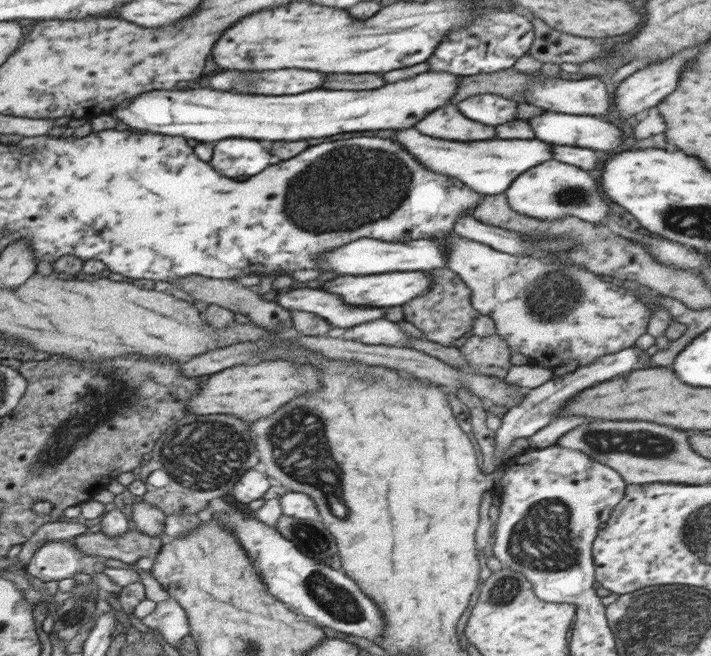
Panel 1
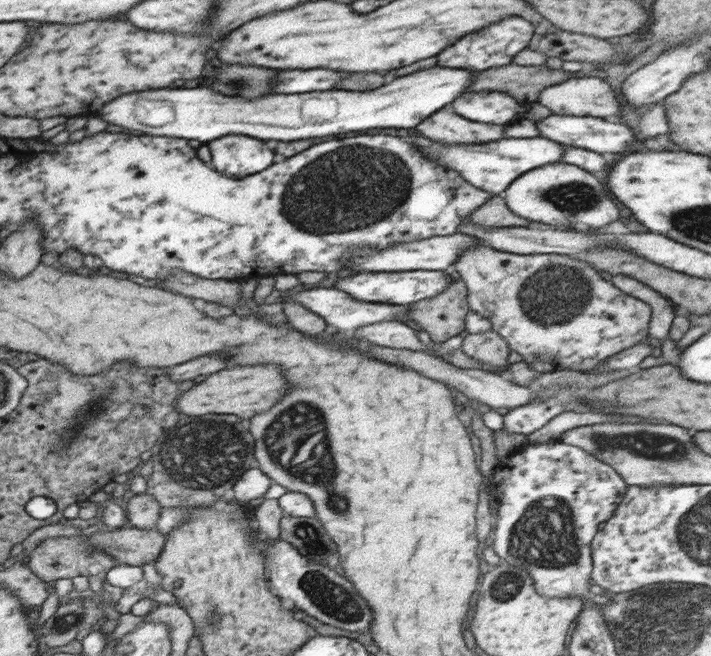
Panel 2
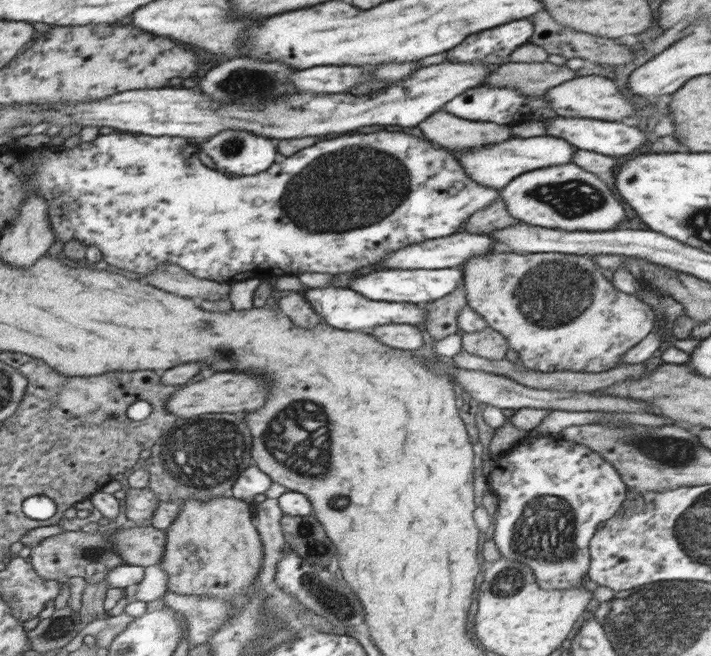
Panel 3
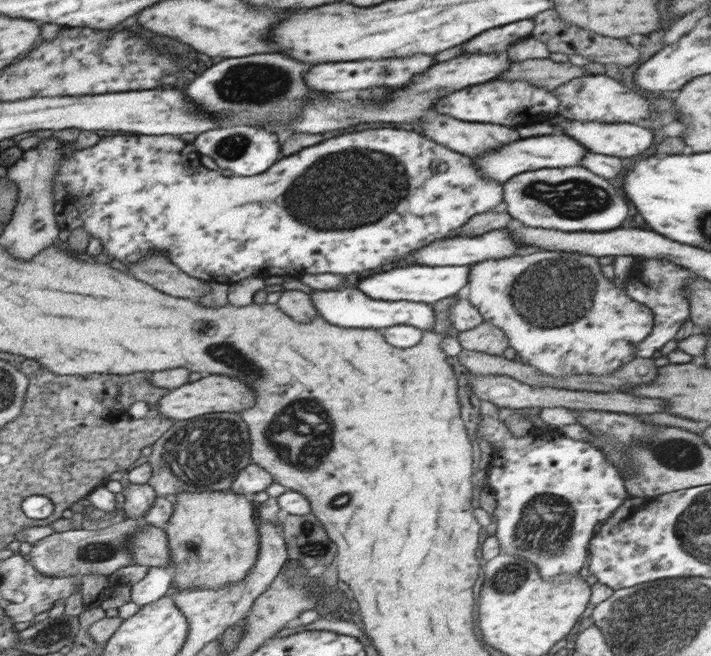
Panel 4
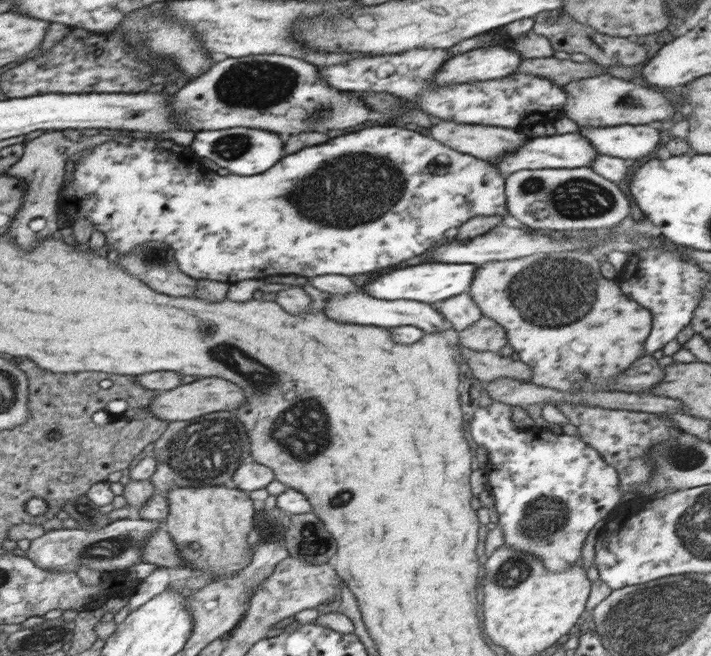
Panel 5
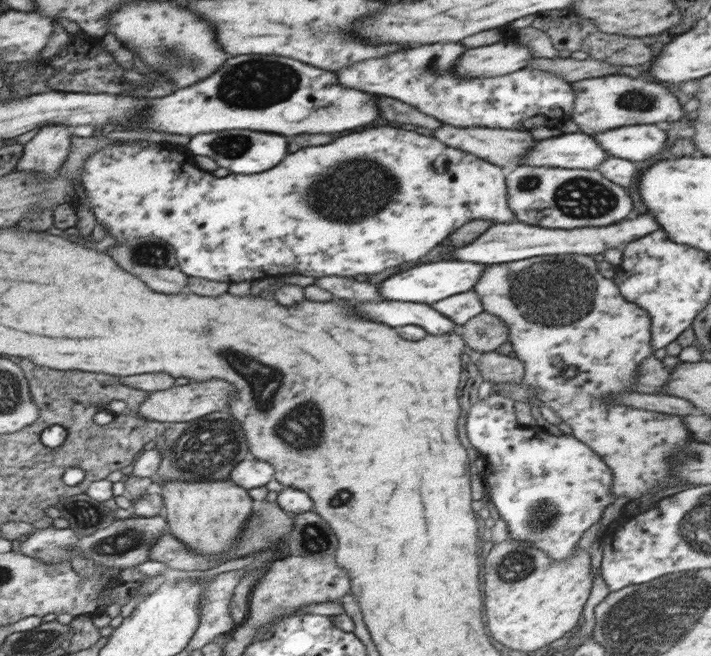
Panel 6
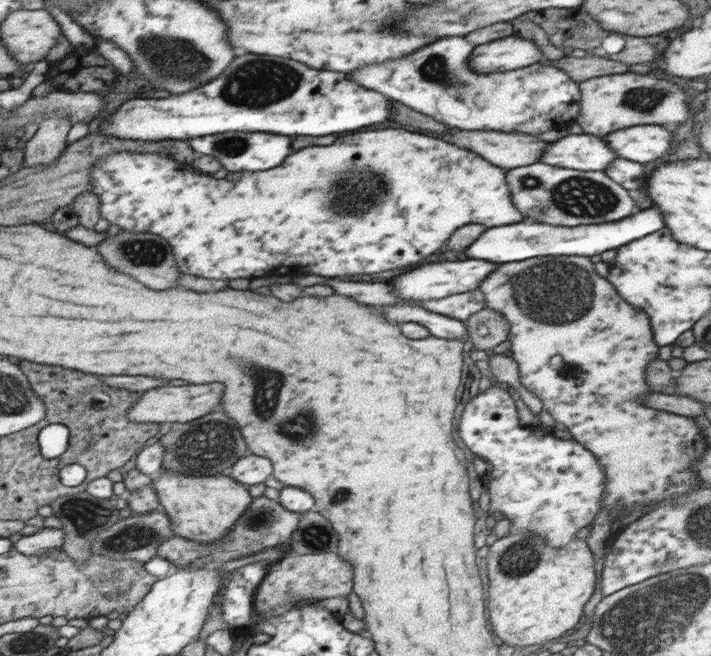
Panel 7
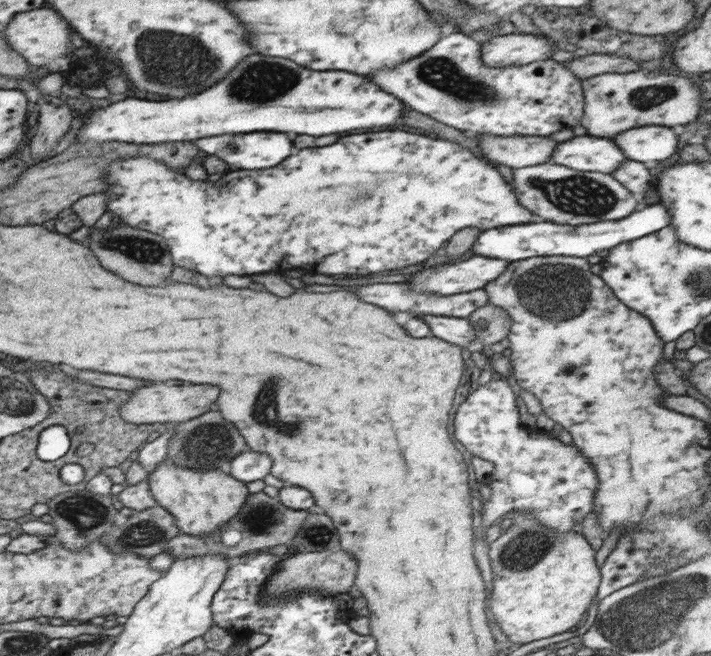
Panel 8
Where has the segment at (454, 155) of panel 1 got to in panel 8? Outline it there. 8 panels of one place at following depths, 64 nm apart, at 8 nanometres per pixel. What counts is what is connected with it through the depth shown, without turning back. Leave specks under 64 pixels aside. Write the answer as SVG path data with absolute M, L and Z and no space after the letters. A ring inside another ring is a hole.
M586 134L560 144L552 162L582 172L612 174L624 164L624 152L612 140Z

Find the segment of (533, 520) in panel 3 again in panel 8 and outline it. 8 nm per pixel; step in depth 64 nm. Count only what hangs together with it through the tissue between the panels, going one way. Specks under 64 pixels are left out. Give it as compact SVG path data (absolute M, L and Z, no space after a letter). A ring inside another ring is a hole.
M501 379L491 380L484 386L474 390L460 406L454 416L454 438L477 458L488 460L494 464L494 471L487 475L486 481L491 487L490 499L482 506L478 506L482 513L481 528L489 528L499 517L528 517L536 518L557 532L564 533L572 529L576 522L592 512L594 508L594 490L596 490L596 474L594 466L590 465L577 447L566 446L562 441L551 438L544 430L523 427L519 420L519 411L516 406L517 387L512 381Z

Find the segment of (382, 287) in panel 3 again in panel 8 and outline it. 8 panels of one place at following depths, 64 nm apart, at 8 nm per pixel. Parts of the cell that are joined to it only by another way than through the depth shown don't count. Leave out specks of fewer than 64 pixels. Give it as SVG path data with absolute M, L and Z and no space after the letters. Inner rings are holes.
M473 255L464 261L450 262L448 264L424 268L420 270L420 272L416 272L406 283L408 283L408 289L422 291L422 293L438 293L438 295L442 296L460 294L483 289L488 282L496 280L496 278L510 266L510 263L508 259L504 260L482 255Z

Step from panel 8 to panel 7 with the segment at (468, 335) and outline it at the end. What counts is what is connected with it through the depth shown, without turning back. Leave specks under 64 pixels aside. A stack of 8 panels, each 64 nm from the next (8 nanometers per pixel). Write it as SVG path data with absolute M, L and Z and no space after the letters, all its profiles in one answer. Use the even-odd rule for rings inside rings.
M418 304L384 306L380 310L386 314L384 317L390 318L390 320L400 320L400 322L394 323L417 322L424 325L430 335L438 338L452 338L452 340L463 340L464 342L467 340L466 322L428 312L426 308L420 308Z

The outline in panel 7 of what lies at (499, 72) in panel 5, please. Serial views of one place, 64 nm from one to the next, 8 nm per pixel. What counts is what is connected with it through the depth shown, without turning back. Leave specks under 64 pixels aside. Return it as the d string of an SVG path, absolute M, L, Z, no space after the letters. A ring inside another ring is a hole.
M511 35L475 47L468 63L478 73L494 73L516 70L544 59L542 49L533 40Z

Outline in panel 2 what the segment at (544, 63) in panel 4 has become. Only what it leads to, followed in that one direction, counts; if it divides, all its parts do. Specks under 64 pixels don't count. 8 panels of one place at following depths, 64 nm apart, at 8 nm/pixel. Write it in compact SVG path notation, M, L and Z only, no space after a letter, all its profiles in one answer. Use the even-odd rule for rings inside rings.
M513 62L498 68L489 68L474 73L472 84L466 91L504 91L520 102L532 103L538 100L538 92L571 79L570 72L552 69L544 65L518 65Z

